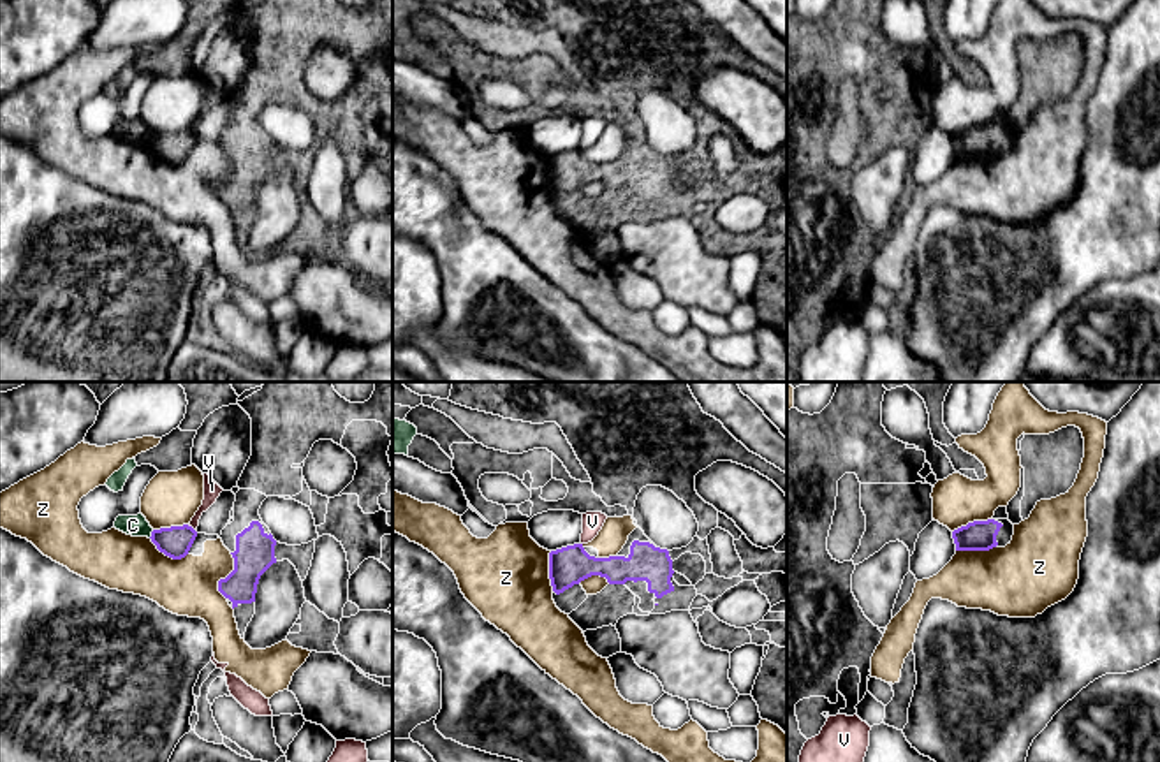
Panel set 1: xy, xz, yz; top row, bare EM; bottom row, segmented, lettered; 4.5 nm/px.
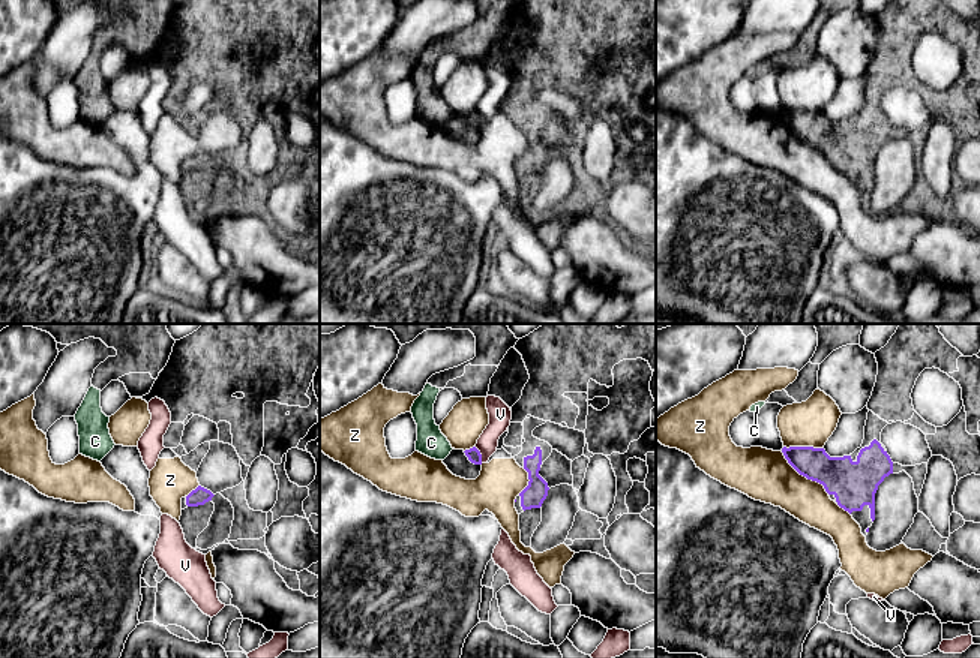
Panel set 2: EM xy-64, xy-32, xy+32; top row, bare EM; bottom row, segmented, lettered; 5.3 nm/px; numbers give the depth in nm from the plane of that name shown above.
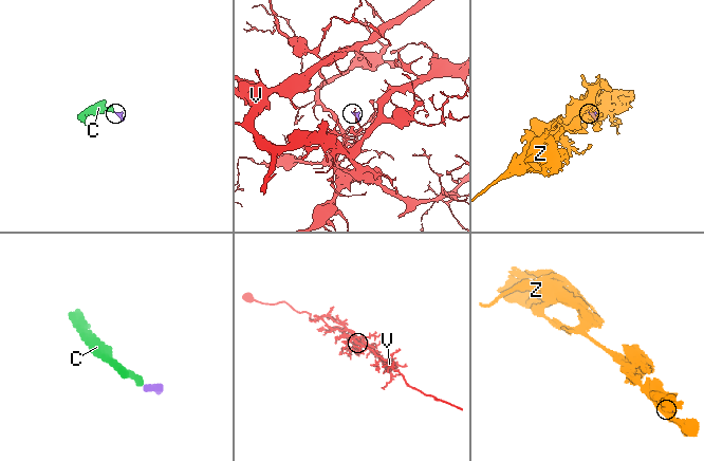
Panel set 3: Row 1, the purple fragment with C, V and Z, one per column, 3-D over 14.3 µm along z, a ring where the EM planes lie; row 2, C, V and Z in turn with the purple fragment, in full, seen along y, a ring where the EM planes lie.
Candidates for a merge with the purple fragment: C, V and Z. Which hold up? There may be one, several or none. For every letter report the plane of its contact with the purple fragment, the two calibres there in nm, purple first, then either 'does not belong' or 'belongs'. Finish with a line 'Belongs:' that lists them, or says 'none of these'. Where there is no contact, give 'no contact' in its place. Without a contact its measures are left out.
C: contact in xy; calibres 140 and 100 nm; does not belong
V: contact in xy; calibres 140 and 80 nm; does not belong
Z: contact in xy; calibres 180 and 260 nm; does not belong
Belongs: none of these

